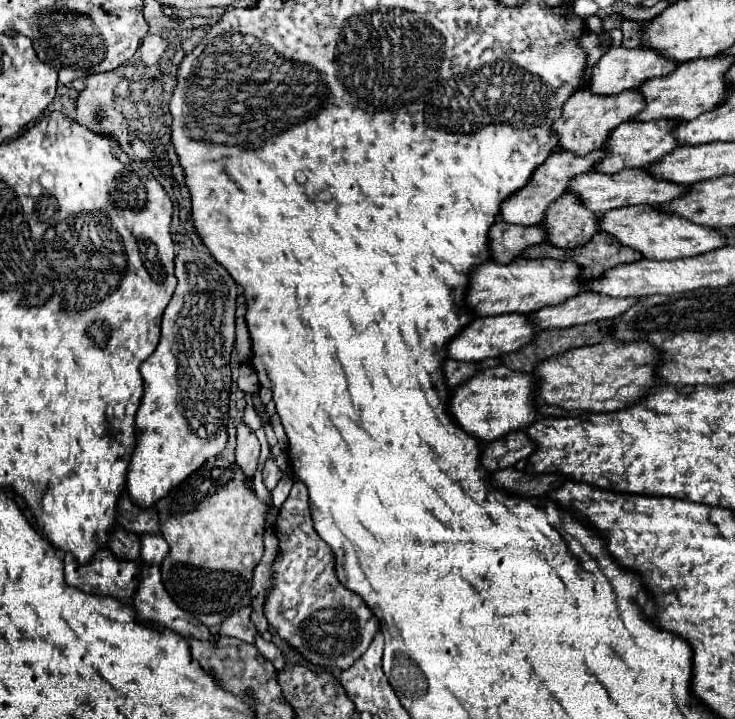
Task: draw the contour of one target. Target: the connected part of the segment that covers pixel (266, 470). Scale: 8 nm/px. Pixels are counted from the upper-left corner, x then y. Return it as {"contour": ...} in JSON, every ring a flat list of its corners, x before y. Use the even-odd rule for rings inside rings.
{"contour":[[269,456,269,458,267,458,267,462,263,464,263,482,265,482,267,490,273,490,273,488,277,486,277,482,279,482,279,480,281,480,281,470,279,470,279,466,277,466,275,458,273,458,273,456]]}

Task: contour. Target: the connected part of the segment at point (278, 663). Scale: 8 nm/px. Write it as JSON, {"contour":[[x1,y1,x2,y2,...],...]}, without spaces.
{"contour":[[257,636,255,646,257,646,257,650,259,650,267,660,271,660,271,662,273,662,273,666,275,666,277,670,281,670,281,668,283,668,283,664,285,664,283,654,281,654,281,650,279,650,273,642,267,642,267,640,263,640,261,636]]}

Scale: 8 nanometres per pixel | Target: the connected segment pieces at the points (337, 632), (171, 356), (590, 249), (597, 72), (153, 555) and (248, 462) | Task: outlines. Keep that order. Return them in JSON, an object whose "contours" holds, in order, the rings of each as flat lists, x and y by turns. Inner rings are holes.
{"contours":[[[295,482,291,488,291,494,283,502,275,526,277,538,279,538,279,558,273,564,275,572,275,588,267,594,265,604,265,616,269,624,279,632,283,640,287,640,295,650,299,650,309,662,323,666,323,668,349,668,371,644,375,632,379,630,379,622,375,614,367,608,367,604,357,596,355,592,347,590,335,574,335,554,331,548,325,546,325,542,319,538,319,534,313,528,311,512,309,512,309,492,303,482]],[[195,248,181,250,175,256,175,276,179,284,163,314,161,342,157,350,141,364,145,394,135,418,137,446,127,472,127,492,131,500,137,506,147,508,153,508,163,494,169,494,169,490,179,486,179,482,189,478,209,458,217,456,227,444,231,390,229,358,235,342,235,298,239,294,239,286,211,254]],[[595,234,591,242,573,248,573,250,559,250,551,244,537,244,523,252,523,258,559,258,559,260,573,260,583,268,585,278,599,278,607,270,619,264,631,264,641,260,643,256,637,250,623,246,621,242,611,240,609,234]],[[639,46,639,48,609,48,601,60,595,64,591,74,589,88,595,94,619,94,623,90,639,88,643,82,655,78,655,76,667,76,671,74,679,64,673,58,667,58,665,54,657,54,657,50]],[[143,534,141,536,141,562,155,566,161,564,163,558,167,556,167,542,163,536,151,536,151,534]],[[239,422,235,462,243,468,247,478,253,478,253,474,257,470,257,460,259,460,259,440,257,440,255,432,247,428,245,422]]]}

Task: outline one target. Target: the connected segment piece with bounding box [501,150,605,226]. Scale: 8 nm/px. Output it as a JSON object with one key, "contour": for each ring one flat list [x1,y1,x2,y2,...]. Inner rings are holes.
{"contour":[[555,150,535,172,533,172,533,178,531,182,519,190,517,194,513,194,511,198,507,198,503,202,503,208,501,208,501,218,505,222,511,222,511,224,523,224,523,226,531,226,531,224,541,224,543,218,545,218,545,212,547,212,547,206,551,206,551,202,555,202,559,196,567,194,567,186,571,182,571,178,583,174,583,172,589,172,593,170,593,166,597,166,597,162,605,158,605,150,599,150,599,152,591,152,591,154,585,154,585,156,577,156,577,154,571,154,571,152,565,152,565,150]]}

